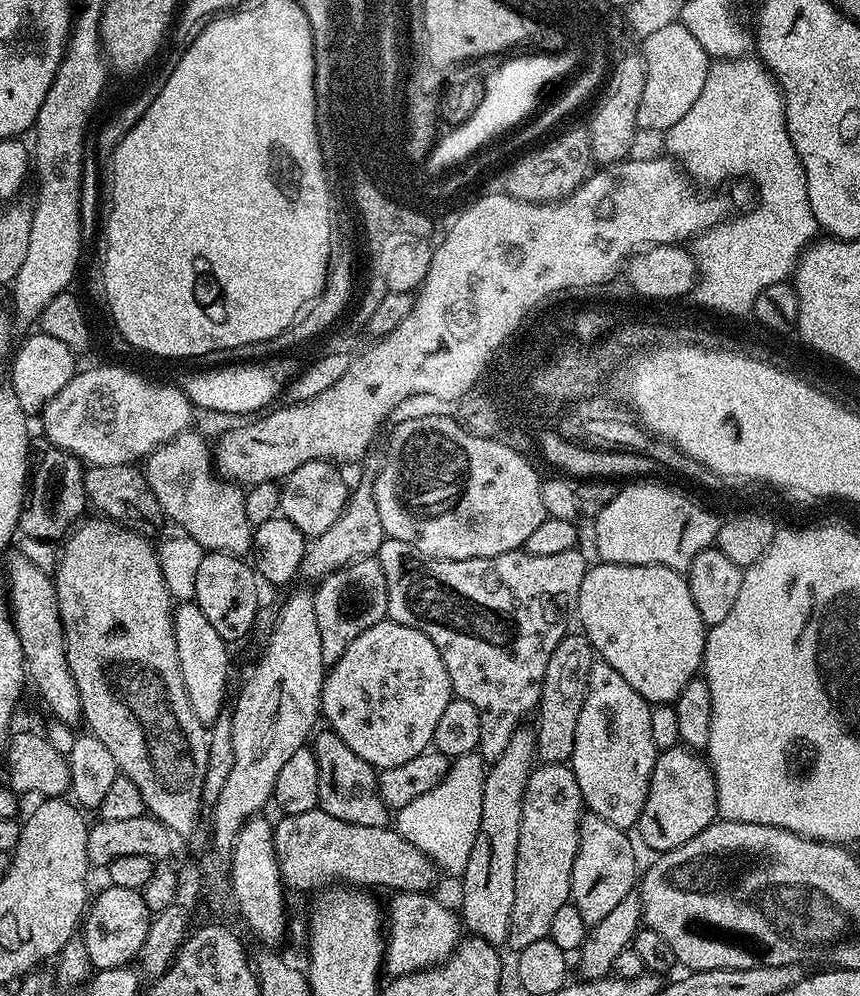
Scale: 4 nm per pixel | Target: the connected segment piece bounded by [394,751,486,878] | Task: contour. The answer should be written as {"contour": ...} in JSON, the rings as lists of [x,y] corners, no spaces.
{"contour":[[[479,751],[471,752],[469,756],[457,756],[451,761],[446,778],[434,786],[434,790],[426,790],[418,798],[410,802],[410,806],[399,809],[394,816],[394,827],[402,834],[406,842],[418,846],[422,854],[426,854],[436,863],[441,873],[449,872],[455,878],[463,877],[466,862],[470,862],[470,850],[474,850],[474,838],[478,838],[478,826],[482,822],[482,786],[486,761]]]}

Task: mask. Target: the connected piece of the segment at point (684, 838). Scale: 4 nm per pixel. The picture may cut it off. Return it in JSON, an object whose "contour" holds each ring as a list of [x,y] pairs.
{"contour":[[[683,746],[675,748],[665,748],[659,753],[654,762],[654,770],[650,774],[650,786],[646,794],[646,806],[642,806],[642,814],[640,815],[640,823],[638,825],[638,833],[640,832],[640,840],[648,848],[653,848],[653,853],[659,854],[661,852],[669,852],[678,846],[682,846],[686,842],[690,842],[690,838],[694,838],[698,834],[702,834],[702,830],[706,830],[710,825],[716,823],[718,813],[716,811],[716,779],[712,773],[712,766],[708,763],[707,759],[699,751]]]}

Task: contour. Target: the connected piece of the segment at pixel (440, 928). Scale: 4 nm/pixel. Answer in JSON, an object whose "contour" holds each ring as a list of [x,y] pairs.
{"contour":[[[397,892],[391,898],[392,901],[386,904],[386,947],[384,950],[384,963],[383,967],[386,969],[387,975],[389,972],[389,977],[395,978],[398,976],[409,976],[411,972],[421,972],[424,968],[435,968],[437,964],[444,963],[449,956],[455,952],[456,948],[459,947],[462,941],[462,920],[459,915],[456,916],[443,904],[440,900],[435,900],[435,895],[429,894],[427,892]]]}

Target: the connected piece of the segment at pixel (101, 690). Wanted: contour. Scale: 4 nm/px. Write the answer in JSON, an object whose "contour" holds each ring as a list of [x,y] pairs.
{"contour":[[[111,518],[88,519],[81,519],[68,533],[54,569],[66,658],[82,698],[82,720],[85,725],[88,723],[87,731],[110,750],[122,775],[138,786],[145,809],[161,820],[169,832],[177,837],[188,836],[200,824],[209,733],[206,725],[198,722],[182,682],[172,625],[174,601],[162,574],[160,554],[154,544],[152,548],[149,537]]]}

